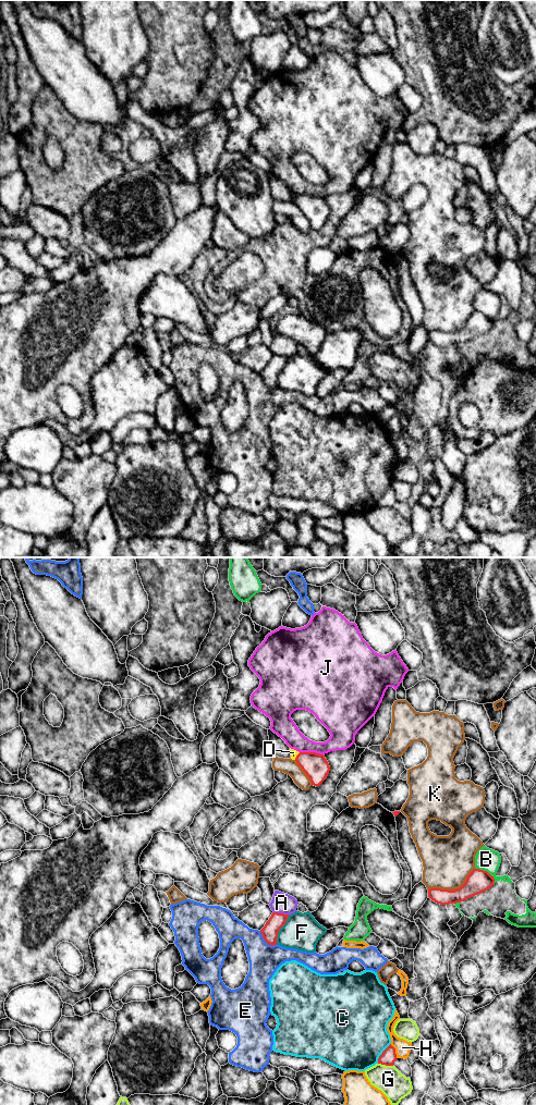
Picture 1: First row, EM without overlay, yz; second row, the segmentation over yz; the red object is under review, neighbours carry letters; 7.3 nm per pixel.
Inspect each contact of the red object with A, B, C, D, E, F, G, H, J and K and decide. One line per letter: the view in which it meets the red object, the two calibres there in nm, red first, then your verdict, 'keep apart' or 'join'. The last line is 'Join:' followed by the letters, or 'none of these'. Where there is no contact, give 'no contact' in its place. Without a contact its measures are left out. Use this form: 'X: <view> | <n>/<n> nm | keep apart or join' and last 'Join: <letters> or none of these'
A: yz | 120/150 nm | keep apart
B: yz | 170/170 nm | keep apart
C: yz | 120/480 nm | keep apart
D: yz | 190/50 nm | keep apart
E: yz | 120/220 nm | keep apart
F: yz | 120/260 nm | keep apart
G: yz | 120/200 nm | keep apart
H: yz | 120/110 nm | keep apart
J: yz | 190/170 nm | keep apart
K: yz | 170/360 nm | keep apart
Join: none of these

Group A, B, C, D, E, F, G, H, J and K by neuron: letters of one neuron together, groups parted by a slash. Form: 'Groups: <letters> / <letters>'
Groups: A / B / C / D / E / F / G / H / J / K

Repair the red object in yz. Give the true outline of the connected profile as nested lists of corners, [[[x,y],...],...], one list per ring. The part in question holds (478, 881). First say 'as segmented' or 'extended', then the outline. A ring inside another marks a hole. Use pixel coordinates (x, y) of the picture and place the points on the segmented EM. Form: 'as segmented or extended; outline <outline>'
as segmented; outline [[[475,868],[460,888],[453,891],[430,888],[428,897],[440,905],[456,904],[489,889],[494,883],[494,876],[487,871]]]

